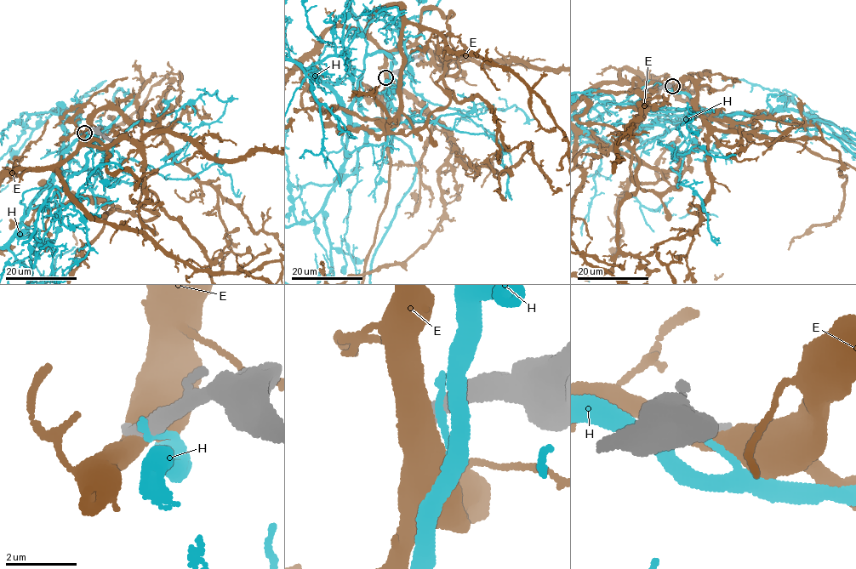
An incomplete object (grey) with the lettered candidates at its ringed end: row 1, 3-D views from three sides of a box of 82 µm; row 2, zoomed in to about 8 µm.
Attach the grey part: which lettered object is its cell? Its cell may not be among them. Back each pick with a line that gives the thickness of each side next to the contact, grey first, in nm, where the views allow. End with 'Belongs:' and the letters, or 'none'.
Belongs: none

